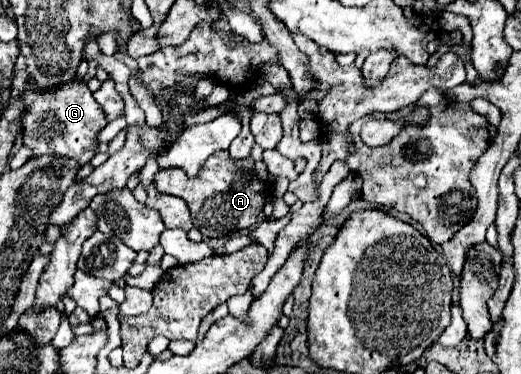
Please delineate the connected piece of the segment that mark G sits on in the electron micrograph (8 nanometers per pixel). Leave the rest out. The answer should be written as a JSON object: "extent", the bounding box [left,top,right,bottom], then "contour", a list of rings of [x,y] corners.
{"extent":[23,82,107,166],"contour":[[[67,82],[57,90],[27,90],[23,94],[27,110],[23,112],[23,144],[33,150],[35,156],[67,156],[81,166],[87,164],[99,148],[99,132],[107,126],[105,112],[97,106],[91,90],[85,82]]]}

